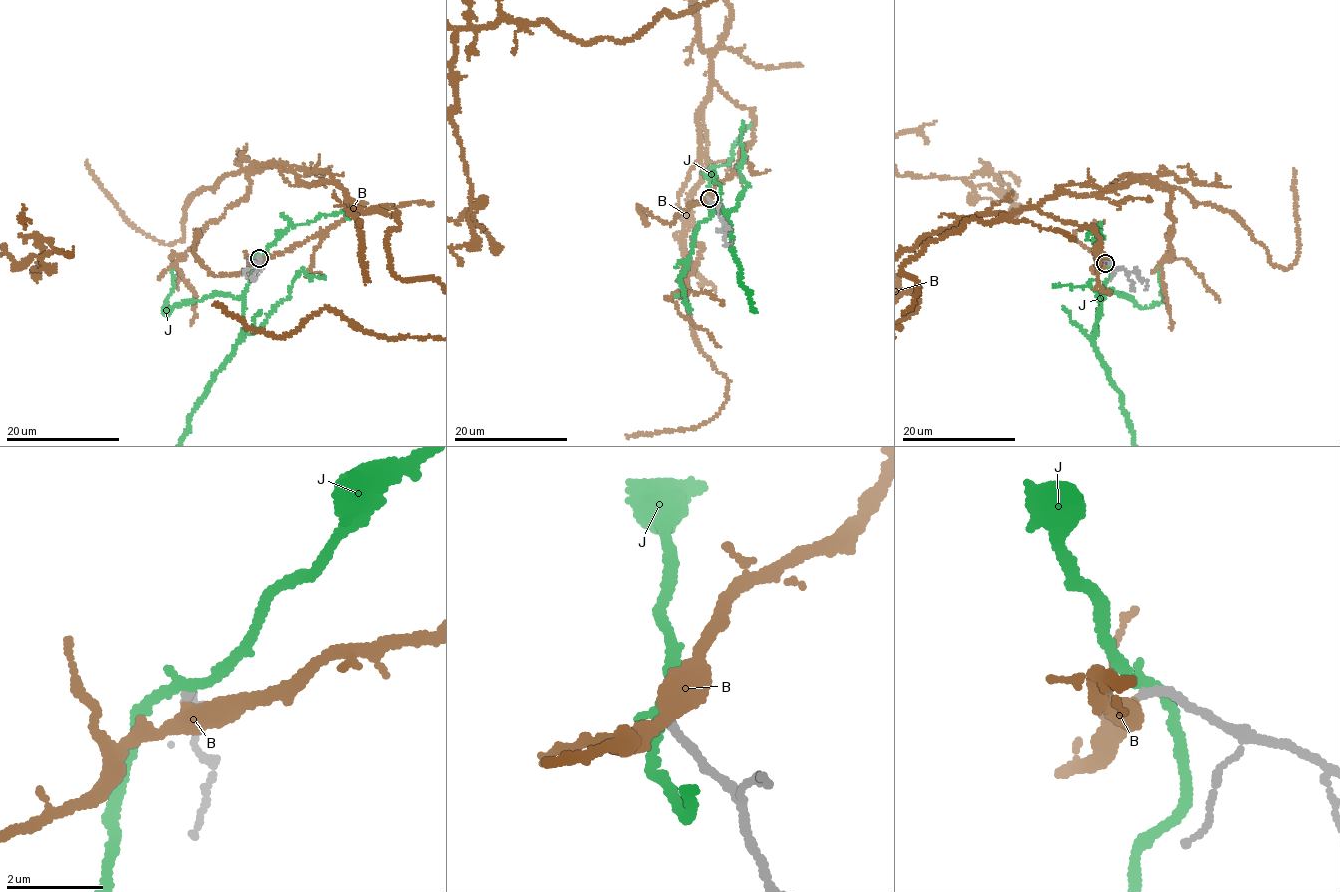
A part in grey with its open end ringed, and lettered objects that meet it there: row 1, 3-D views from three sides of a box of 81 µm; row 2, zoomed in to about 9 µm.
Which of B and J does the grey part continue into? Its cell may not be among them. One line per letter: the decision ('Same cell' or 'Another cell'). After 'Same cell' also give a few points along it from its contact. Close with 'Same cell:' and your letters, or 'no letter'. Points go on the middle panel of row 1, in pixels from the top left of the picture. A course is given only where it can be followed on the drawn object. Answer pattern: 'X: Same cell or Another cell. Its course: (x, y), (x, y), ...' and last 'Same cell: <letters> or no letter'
B: Same cell
J: Another cell
Same cell: B

